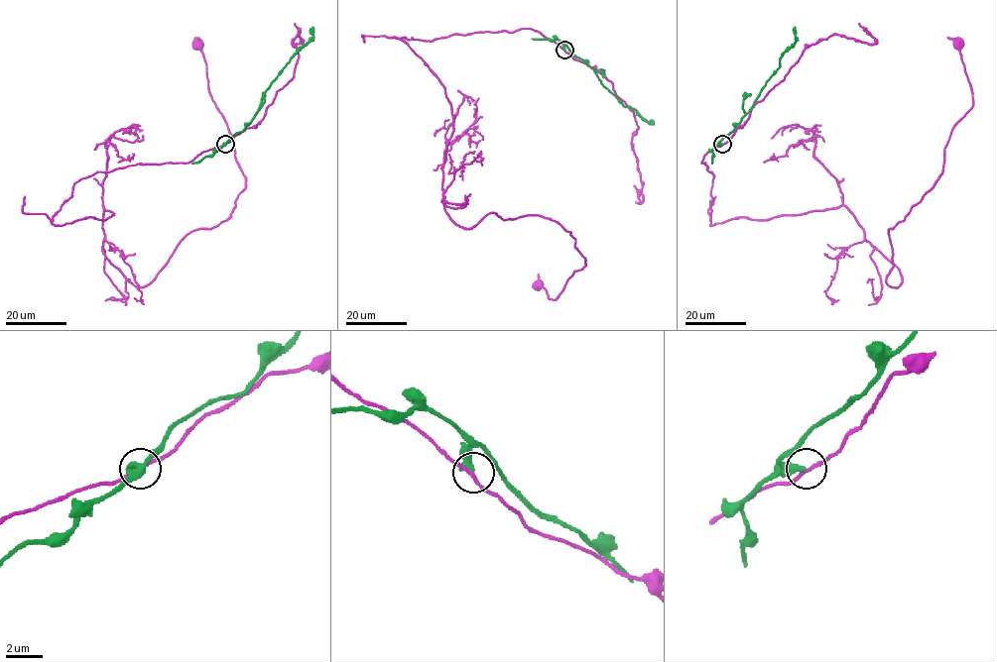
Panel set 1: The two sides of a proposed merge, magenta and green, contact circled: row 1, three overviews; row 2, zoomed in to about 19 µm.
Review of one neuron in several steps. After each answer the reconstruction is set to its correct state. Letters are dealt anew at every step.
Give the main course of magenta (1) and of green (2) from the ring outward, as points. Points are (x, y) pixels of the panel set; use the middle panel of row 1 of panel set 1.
1: (564, 50), (391, 38), (450, 105), (457, 225), (575, 239), (556, 299), (538, 274)
2: (564, 50), (565, 46), (591, 67), (600, 82), (624, 106), (630, 106), (648, 122), (652, 121)

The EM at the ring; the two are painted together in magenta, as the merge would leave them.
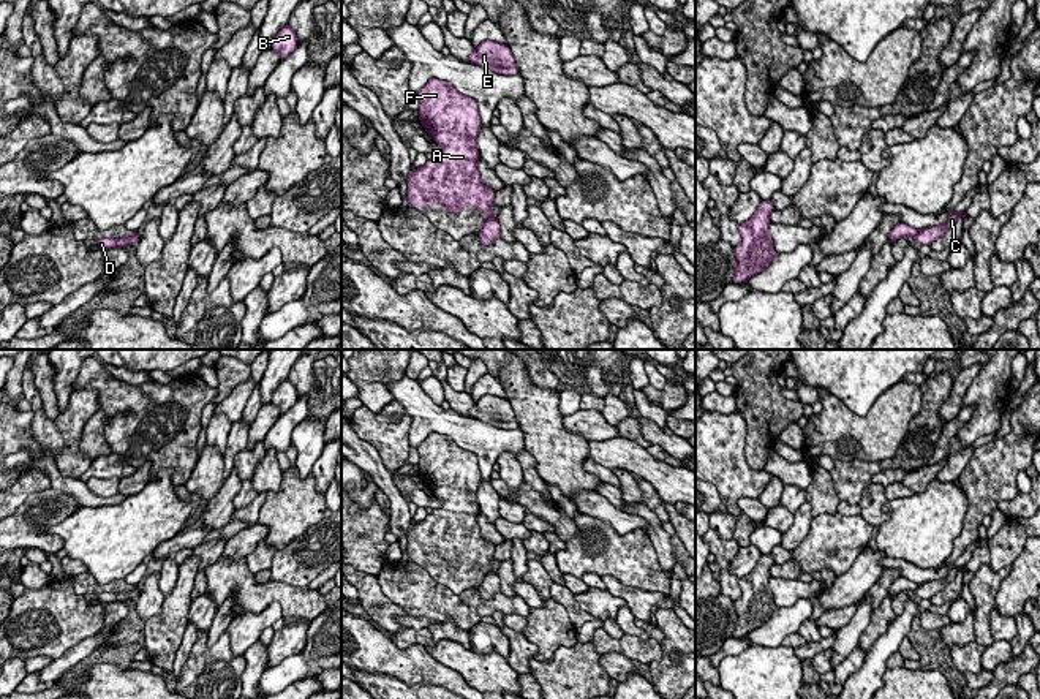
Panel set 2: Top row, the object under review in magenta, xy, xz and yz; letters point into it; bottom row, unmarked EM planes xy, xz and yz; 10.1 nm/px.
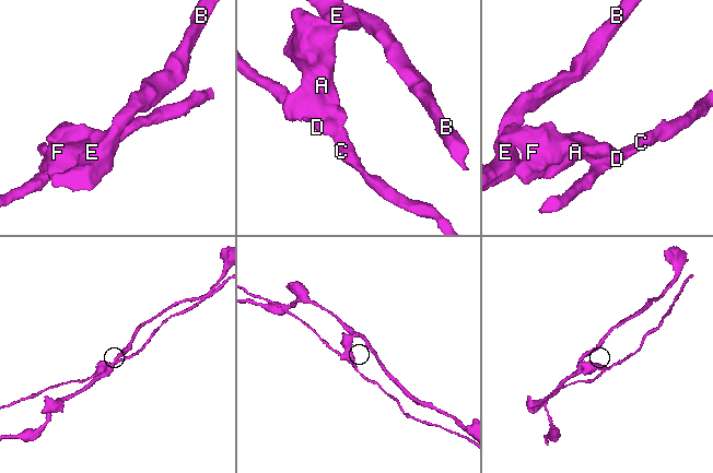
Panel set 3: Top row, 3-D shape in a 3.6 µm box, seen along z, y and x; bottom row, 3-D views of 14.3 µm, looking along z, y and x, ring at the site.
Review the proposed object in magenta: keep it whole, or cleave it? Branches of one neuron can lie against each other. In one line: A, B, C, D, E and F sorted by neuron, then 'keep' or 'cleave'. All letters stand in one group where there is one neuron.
A B E F / C D; cleave

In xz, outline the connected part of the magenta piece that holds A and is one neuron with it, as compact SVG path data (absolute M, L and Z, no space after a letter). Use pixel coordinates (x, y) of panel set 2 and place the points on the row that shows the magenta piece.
M436 77L419 90L417 98L419 120L441 152L409 174L409 206L433 209L439 202L452 213L469 206L492 217L495 191L480 182L477 169L476 138L482 122L476 100Z

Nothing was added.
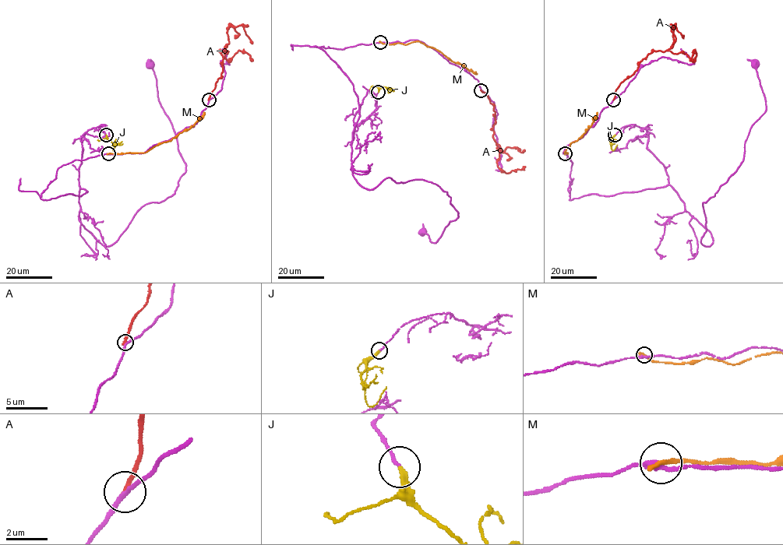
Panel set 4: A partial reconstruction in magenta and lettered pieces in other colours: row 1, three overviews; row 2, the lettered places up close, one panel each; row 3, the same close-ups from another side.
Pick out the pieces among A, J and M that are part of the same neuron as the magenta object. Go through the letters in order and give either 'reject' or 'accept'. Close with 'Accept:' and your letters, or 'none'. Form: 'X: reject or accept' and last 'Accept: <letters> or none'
A: reject
J: accept
M: reject
Accept: J

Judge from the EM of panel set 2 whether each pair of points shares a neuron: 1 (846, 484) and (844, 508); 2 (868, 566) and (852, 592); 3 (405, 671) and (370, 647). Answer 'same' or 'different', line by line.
1: different
2: same
3: same

